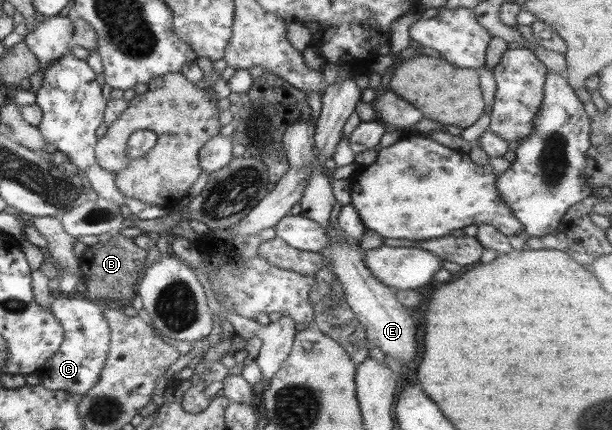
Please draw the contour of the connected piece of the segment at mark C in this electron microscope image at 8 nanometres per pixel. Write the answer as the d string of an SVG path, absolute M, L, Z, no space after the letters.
M82 295L52 298L48 310L62 326L63 338L59 348L40 369L34 371L40 385L44 385L46 389L66 390L82 395L96 383L109 344L109 329L103 316L103 308Z

